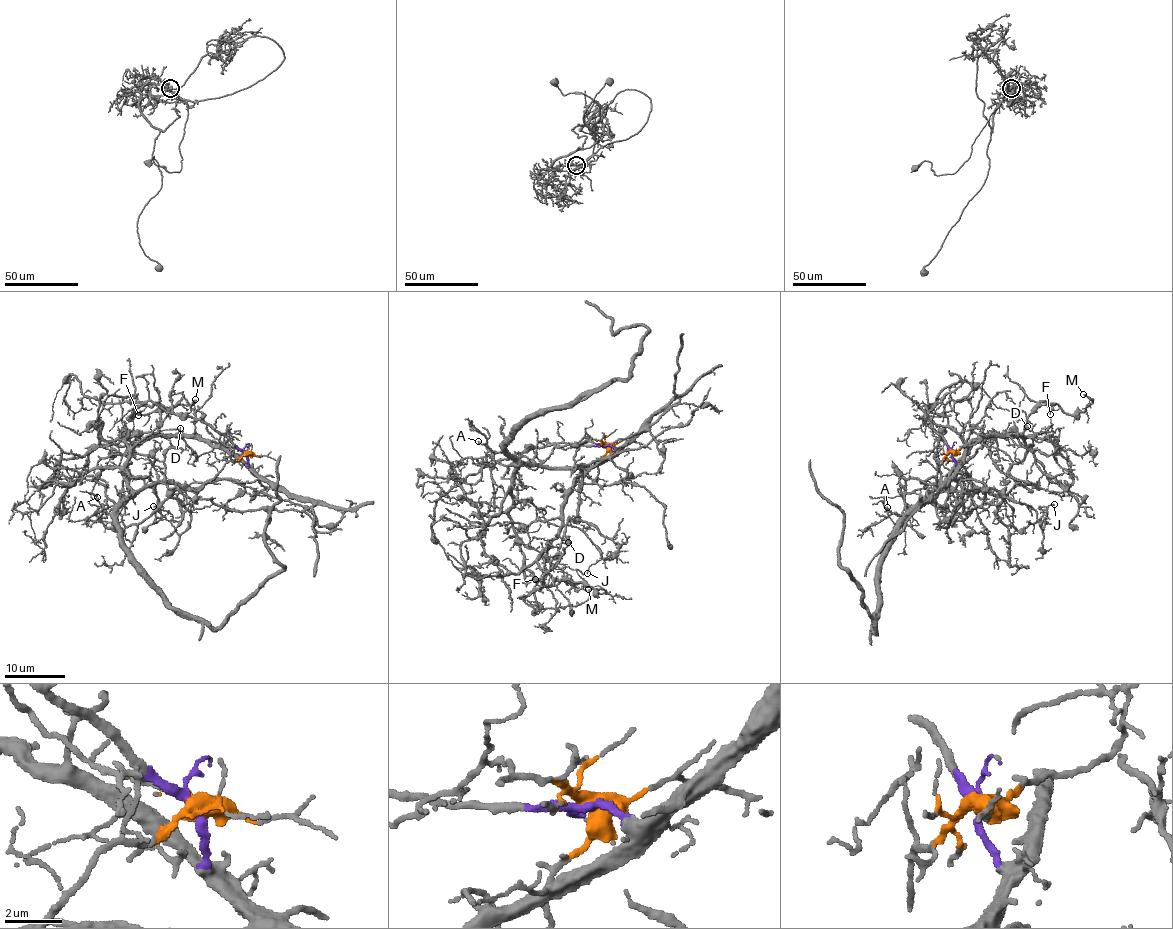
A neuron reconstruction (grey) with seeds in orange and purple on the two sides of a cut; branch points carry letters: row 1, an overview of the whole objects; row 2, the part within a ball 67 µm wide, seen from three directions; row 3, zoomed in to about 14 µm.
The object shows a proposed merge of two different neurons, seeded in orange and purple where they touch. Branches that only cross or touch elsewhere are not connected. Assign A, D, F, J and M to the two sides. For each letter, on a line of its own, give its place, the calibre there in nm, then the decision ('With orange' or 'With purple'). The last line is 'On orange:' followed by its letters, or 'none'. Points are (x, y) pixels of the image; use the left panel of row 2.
A: Place: (97, 497). Thickness 150 nm. With orange
D: Place: (180, 428). Thickness 150 nm. With purple
F: Place: (138, 415). Thickness 100 nm. With purple
J: Place: (153, 506). Thickness 120 nm. With orange
M: Place: (195, 399). Thickness 190 nm. With purple
On orange: A, J

